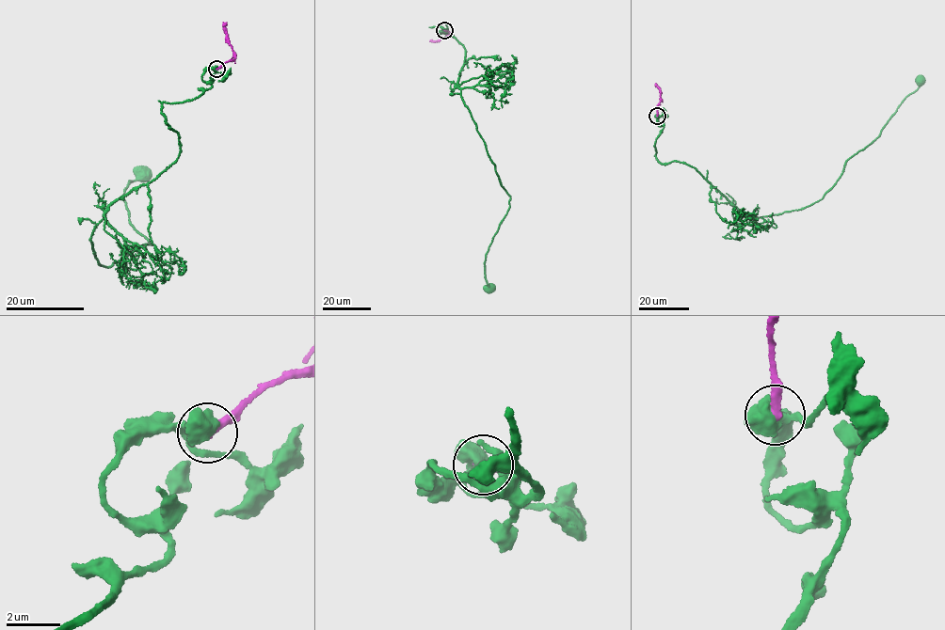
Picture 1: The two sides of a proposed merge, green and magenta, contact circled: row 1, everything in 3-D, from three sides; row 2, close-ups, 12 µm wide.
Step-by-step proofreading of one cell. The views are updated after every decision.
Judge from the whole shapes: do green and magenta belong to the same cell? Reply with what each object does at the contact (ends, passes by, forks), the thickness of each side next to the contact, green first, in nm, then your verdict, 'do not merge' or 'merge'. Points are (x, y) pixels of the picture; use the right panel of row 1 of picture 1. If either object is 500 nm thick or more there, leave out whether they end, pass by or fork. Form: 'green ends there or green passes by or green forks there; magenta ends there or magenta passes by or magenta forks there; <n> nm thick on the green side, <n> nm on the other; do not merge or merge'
750 nm thick on the green side, 360 nm on the other; do not merge

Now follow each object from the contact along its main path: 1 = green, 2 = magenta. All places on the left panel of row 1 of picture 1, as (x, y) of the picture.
1: (216, 70), (164, 102), (178, 157), (106, 209), (97, 264), (152, 244), (123, 196), (144, 173)
2: (216, 70), (234, 59), (223, 22)

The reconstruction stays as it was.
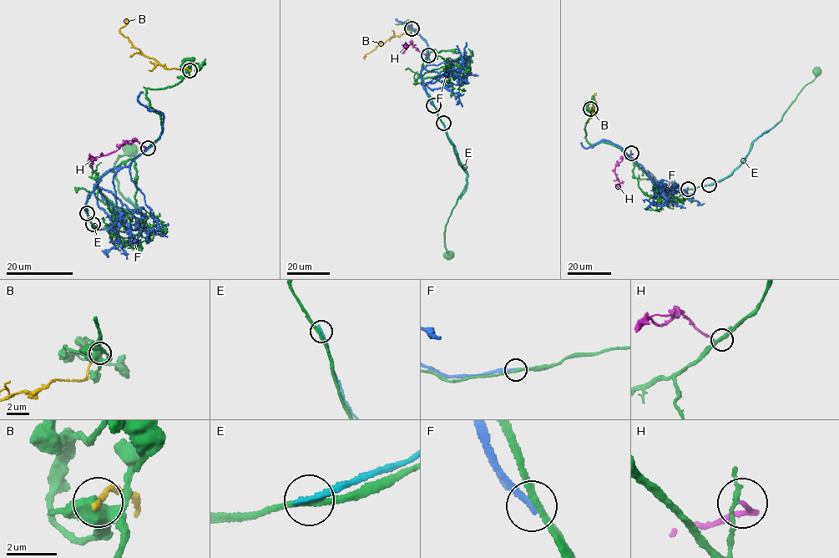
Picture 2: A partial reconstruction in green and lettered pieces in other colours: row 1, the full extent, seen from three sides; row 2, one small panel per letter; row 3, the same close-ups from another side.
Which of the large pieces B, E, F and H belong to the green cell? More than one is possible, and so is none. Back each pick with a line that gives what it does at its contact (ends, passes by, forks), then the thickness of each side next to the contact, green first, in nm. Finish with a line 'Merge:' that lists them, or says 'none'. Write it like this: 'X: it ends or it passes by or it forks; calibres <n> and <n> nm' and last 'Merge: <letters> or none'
Merge: none

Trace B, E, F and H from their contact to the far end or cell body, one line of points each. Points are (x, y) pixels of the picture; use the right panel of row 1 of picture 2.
B: (590, 109), (593, 108), (592, 114), (595, 93)
E: (709, 185), (732, 172), (756, 138), (777, 123)
F: (688, 189), (674, 190), (662, 185), (651, 177), (623, 149), (608, 140), (586, 149), (581, 142)
H: (631, 154), (623, 156), (614, 168), (619, 190)

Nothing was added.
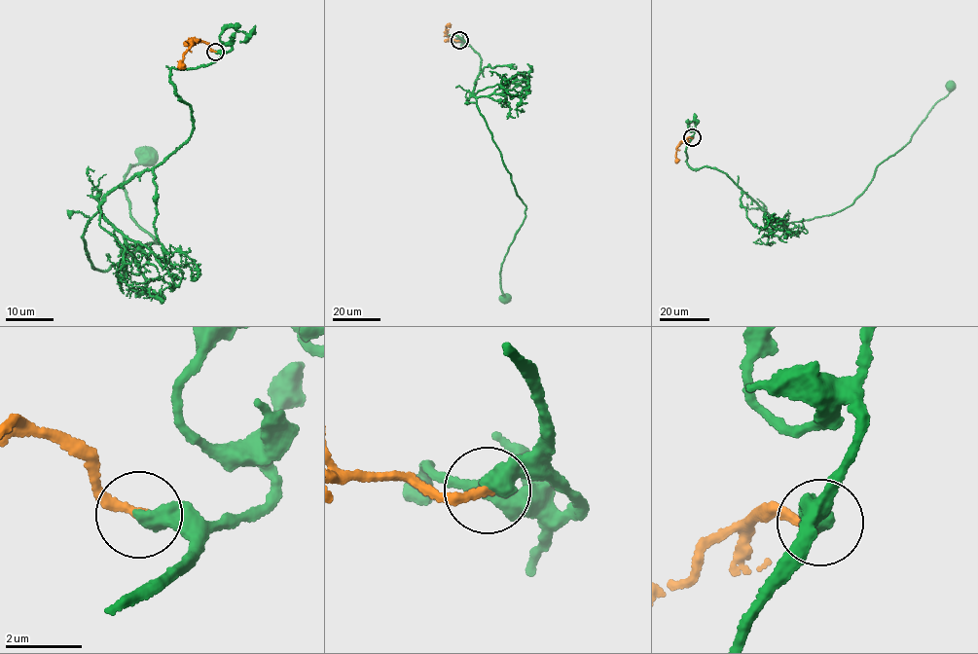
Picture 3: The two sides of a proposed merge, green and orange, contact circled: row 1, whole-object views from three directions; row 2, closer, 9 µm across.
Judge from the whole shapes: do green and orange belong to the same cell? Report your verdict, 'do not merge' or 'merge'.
merge

